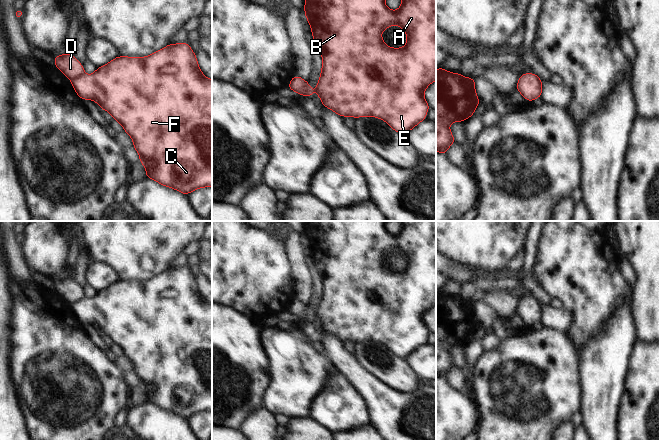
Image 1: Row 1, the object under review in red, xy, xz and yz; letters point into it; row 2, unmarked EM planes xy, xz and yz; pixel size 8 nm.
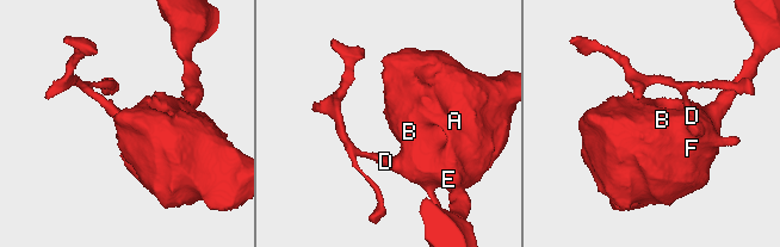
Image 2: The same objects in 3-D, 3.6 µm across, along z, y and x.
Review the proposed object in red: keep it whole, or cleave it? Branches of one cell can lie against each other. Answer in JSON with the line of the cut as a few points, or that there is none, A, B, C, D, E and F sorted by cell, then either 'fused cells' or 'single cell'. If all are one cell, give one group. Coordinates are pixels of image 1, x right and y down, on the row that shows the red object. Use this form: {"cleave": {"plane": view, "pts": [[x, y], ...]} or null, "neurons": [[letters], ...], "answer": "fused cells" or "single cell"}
{"cleave": {"plane": "xy", "pts": [[84, 73], [72, 81]]}, "neurons": [["A", "B", "C", "E", "F"], ["D"]], "answer": "fused cells"}

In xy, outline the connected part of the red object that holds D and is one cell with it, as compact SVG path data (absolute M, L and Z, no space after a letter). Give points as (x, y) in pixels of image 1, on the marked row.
M71 53L55 56L54 62L56 68L58 68L64 76L71 81L84 74L82 64Z

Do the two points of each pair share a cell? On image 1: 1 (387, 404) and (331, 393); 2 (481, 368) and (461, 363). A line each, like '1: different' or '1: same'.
1: different
2: different

